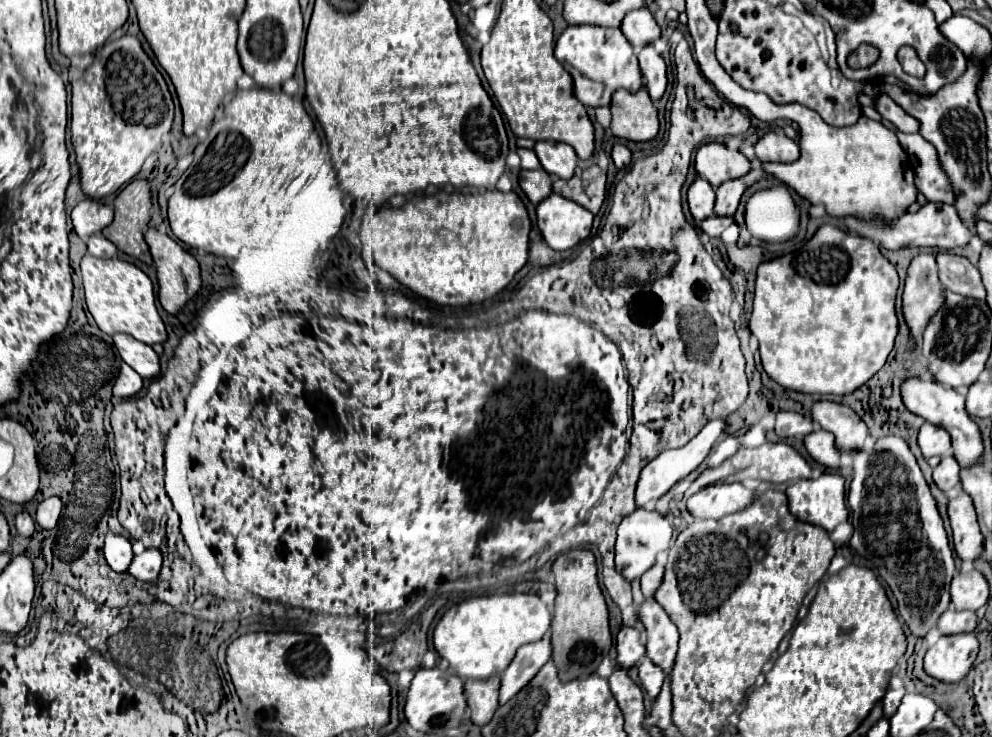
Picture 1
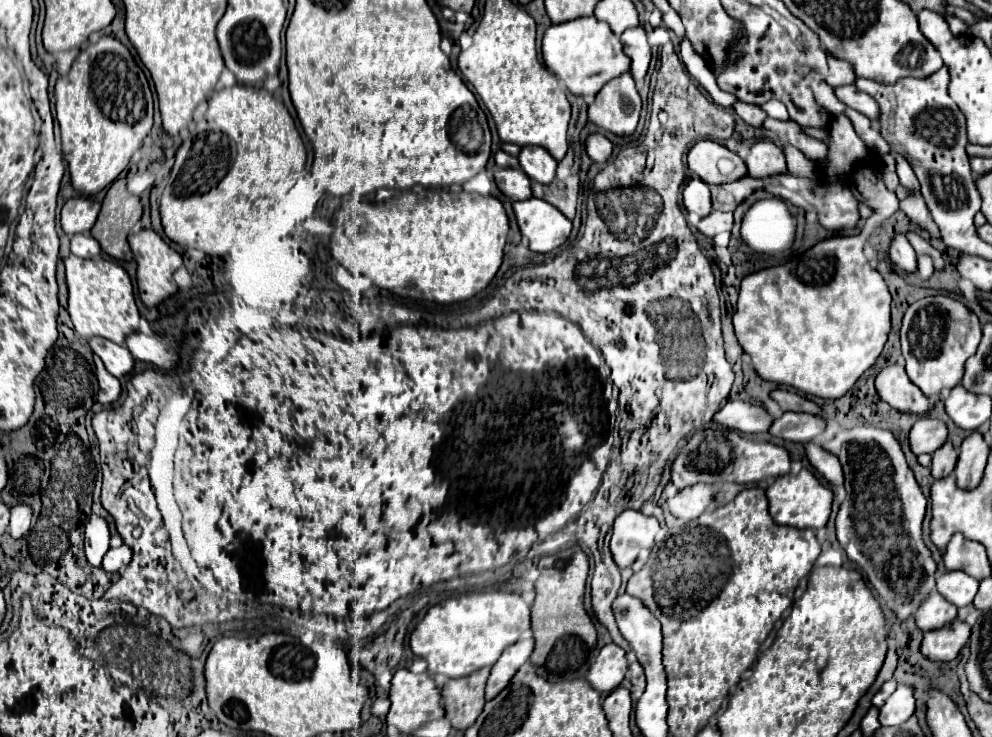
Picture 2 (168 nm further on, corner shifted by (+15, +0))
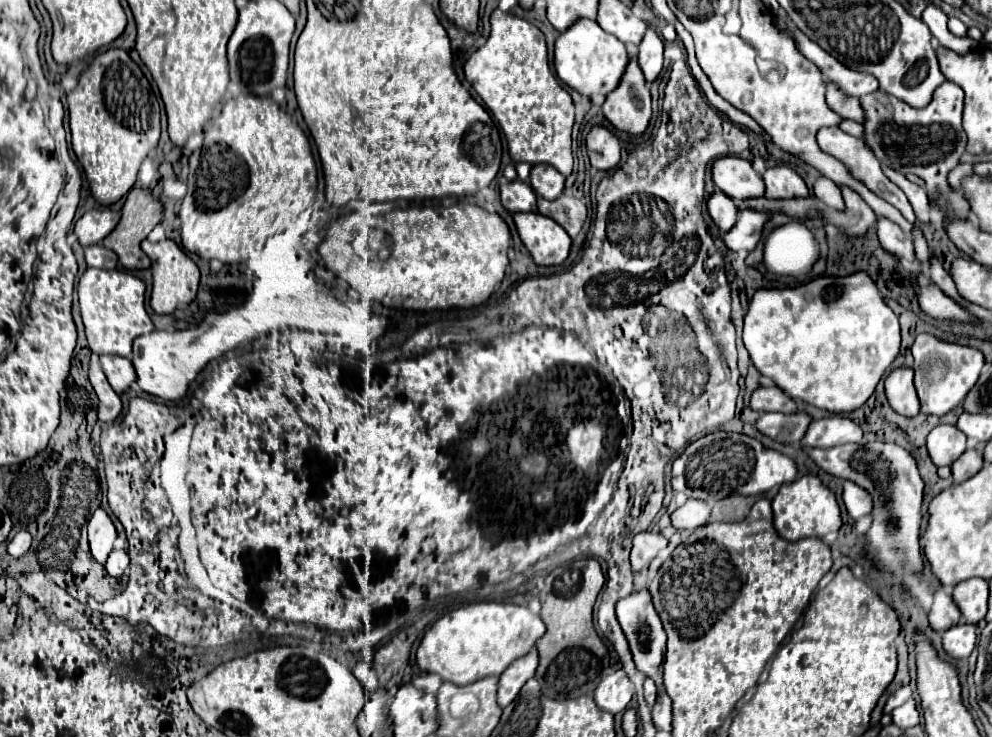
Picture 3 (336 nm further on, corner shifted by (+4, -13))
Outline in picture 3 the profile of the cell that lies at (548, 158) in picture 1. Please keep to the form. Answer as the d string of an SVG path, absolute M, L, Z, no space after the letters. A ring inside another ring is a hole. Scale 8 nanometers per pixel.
M551 165L531 167L529 181L531 181L531 187L535 189L535 193L539 197L549 199L549 201L559 197L563 187L565 187L565 177L557 169L551 169Z

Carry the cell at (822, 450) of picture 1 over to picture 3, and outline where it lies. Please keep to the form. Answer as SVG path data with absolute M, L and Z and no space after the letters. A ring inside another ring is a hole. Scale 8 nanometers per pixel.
M843 481L843 501L847 507L847 513L853 519L859 517L867 517L871 511L871 497L865 489L861 489L859 485L851 483L851 481Z

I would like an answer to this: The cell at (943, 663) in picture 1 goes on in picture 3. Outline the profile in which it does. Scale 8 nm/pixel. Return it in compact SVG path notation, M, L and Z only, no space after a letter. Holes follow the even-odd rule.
M959 623L943 633L943 649L953 659L967 659L975 649L975 625Z

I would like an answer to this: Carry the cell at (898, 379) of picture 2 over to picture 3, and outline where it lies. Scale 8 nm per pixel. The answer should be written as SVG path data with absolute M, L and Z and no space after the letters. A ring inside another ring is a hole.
M909 367L895 369L885 379L885 395L887 395L891 409L895 409L899 415L915 417L921 413L919 397L913 387L913 369Z

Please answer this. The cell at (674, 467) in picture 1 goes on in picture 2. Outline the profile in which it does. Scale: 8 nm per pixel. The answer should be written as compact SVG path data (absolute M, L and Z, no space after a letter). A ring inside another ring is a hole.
M726 402L726 406L716 412L714 420L748 434L766 432L774 422L774 418L764 406L754 406L748 402Z

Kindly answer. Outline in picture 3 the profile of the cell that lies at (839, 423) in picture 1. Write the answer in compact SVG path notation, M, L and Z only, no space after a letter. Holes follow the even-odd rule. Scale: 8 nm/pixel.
M759 387L751 395L751 409L755 411L779 411L779 413L799 413L797 403L779 391L777 387Z

